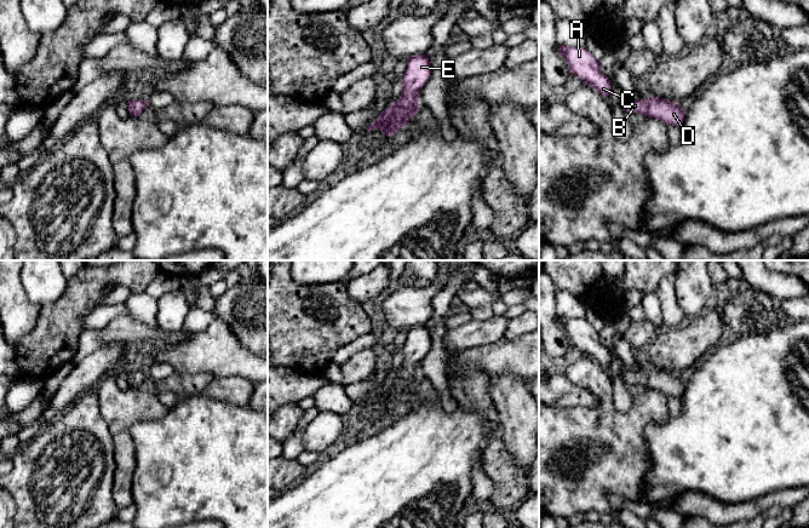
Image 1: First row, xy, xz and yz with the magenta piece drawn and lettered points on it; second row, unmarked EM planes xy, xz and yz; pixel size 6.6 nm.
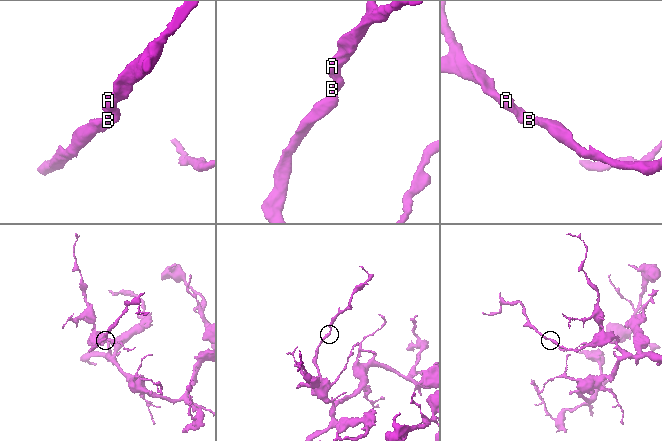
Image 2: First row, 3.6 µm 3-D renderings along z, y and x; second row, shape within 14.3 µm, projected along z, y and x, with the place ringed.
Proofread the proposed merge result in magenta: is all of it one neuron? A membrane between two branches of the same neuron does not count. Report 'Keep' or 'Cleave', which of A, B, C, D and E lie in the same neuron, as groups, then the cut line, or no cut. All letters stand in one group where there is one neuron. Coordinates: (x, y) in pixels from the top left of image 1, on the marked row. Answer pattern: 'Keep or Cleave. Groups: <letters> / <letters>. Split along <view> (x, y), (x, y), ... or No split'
Keep. Groups: A B C D E. No split

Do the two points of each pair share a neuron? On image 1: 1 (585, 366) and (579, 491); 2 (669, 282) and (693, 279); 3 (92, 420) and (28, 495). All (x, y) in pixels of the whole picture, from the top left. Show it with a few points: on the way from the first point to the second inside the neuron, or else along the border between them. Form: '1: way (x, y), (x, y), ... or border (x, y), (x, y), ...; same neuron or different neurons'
1: way (602, 397), (602, 435), (591, 459); same neuron
2: border (673, 274), (675, 297), (682, 309); different neurons
3: way (79, 438), (75, 448), (46, 477); same neuron

